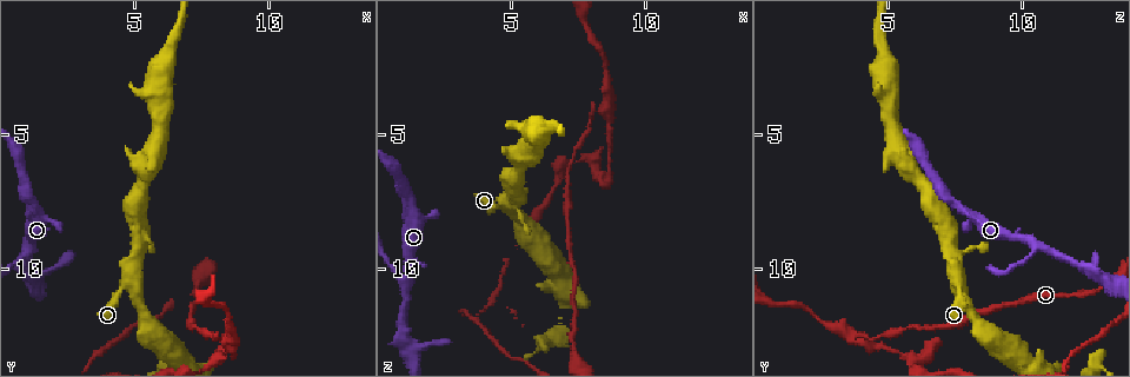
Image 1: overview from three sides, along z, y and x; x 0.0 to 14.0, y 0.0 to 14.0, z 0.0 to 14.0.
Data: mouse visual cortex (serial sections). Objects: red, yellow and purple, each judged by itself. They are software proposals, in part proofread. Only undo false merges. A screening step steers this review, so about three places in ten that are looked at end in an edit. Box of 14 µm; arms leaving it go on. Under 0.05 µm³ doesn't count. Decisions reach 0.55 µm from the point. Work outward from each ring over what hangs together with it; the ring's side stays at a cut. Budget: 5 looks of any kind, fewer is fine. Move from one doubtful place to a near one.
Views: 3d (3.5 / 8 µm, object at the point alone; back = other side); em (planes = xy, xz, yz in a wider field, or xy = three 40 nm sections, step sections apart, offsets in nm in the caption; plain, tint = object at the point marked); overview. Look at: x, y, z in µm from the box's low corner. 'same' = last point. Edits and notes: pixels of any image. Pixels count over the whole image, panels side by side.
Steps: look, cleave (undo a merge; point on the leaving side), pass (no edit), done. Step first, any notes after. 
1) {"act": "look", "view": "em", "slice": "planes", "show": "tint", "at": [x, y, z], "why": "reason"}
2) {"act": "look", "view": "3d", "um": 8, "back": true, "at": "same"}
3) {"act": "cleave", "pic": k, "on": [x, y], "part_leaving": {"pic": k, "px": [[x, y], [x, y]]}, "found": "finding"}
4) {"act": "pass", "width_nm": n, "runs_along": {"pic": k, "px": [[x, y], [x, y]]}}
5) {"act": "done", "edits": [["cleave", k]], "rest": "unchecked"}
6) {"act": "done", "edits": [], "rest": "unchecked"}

{"act": "look", "view": "3d", "um": 3.5, "at": [1.1, 9.1, 10.6]}

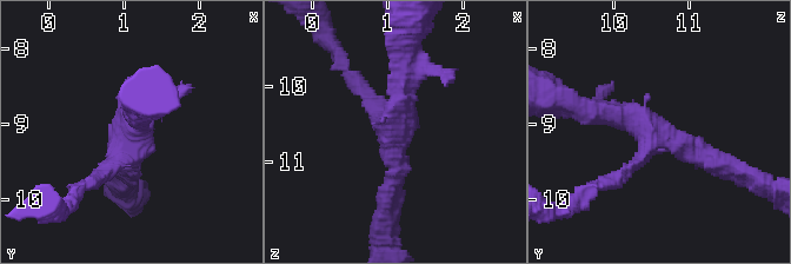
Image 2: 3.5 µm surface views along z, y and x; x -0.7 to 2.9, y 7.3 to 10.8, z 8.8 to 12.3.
{"act": "pass", "runs_along": {"pic": 2, "px": [[582, 110], [630, 117], [717, 160]]}, "found": "continuous, no second cell"}

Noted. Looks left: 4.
{"act": "look", "view": "3d", "um": 3.5, "back": true, "at": [8.5, 12.7, 4.2], "why": "sharp bend"}

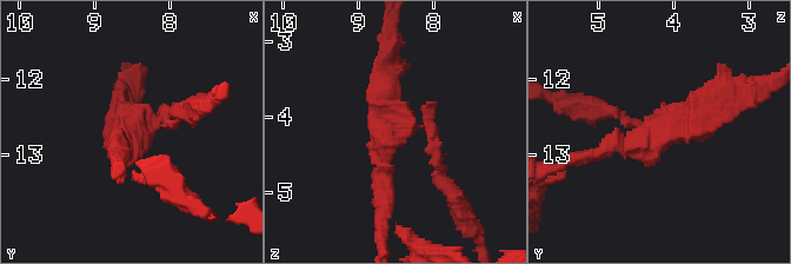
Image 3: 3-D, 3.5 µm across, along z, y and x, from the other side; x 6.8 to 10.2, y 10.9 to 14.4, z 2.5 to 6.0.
{"act": "cleave", "pic": 3, "on": [386, 116], "part_leaving": {"pic": 3, "px": [[419, 127], [383, 149], [383, 209]]}, "found": "two cells meet here"}

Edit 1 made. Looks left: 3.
{"act": "done", "edits": [["cleave", 3]], "rest": "unchecked"}

